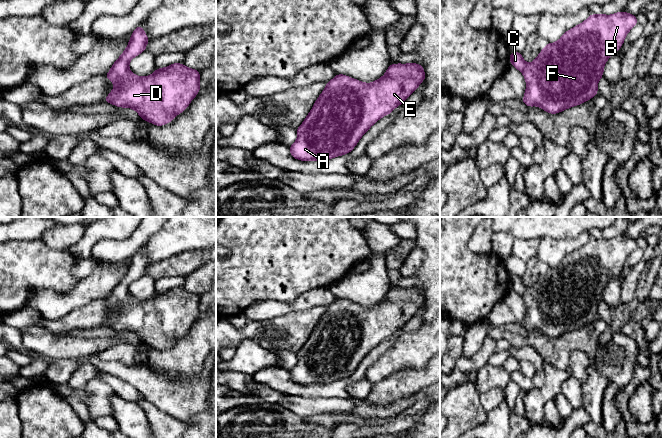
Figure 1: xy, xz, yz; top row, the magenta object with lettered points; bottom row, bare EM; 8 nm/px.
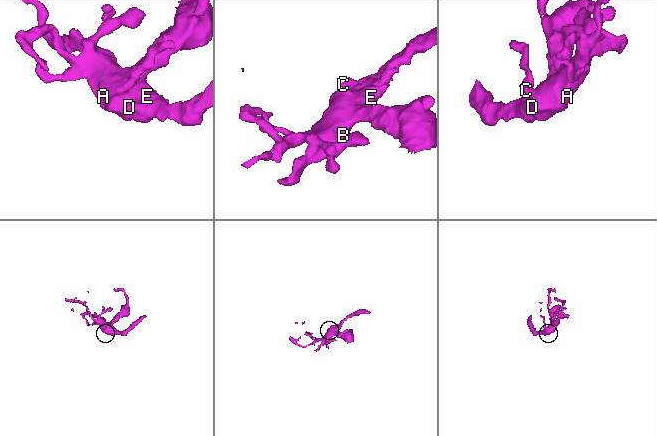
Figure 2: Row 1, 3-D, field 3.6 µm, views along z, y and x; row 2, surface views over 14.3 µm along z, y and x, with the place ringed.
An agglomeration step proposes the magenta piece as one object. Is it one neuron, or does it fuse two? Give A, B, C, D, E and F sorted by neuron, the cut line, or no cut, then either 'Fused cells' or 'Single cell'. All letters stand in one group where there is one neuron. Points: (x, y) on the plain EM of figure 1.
Groups: A B C D E F. No split. Single cell

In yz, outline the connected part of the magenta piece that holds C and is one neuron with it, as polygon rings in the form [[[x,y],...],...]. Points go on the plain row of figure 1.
[[[624,235],[612,239],[590,238],[584,246],[566,255],[558,265],[545,269],[531,287],[523,284],[522,277],[510,276],[511,289],[524,299],[527,308],[523,327],[556,338],[593,322],[598,318],[597,308],[603,301],[606,285],[621,272],[628,256],[637,247],[636,239]]]

